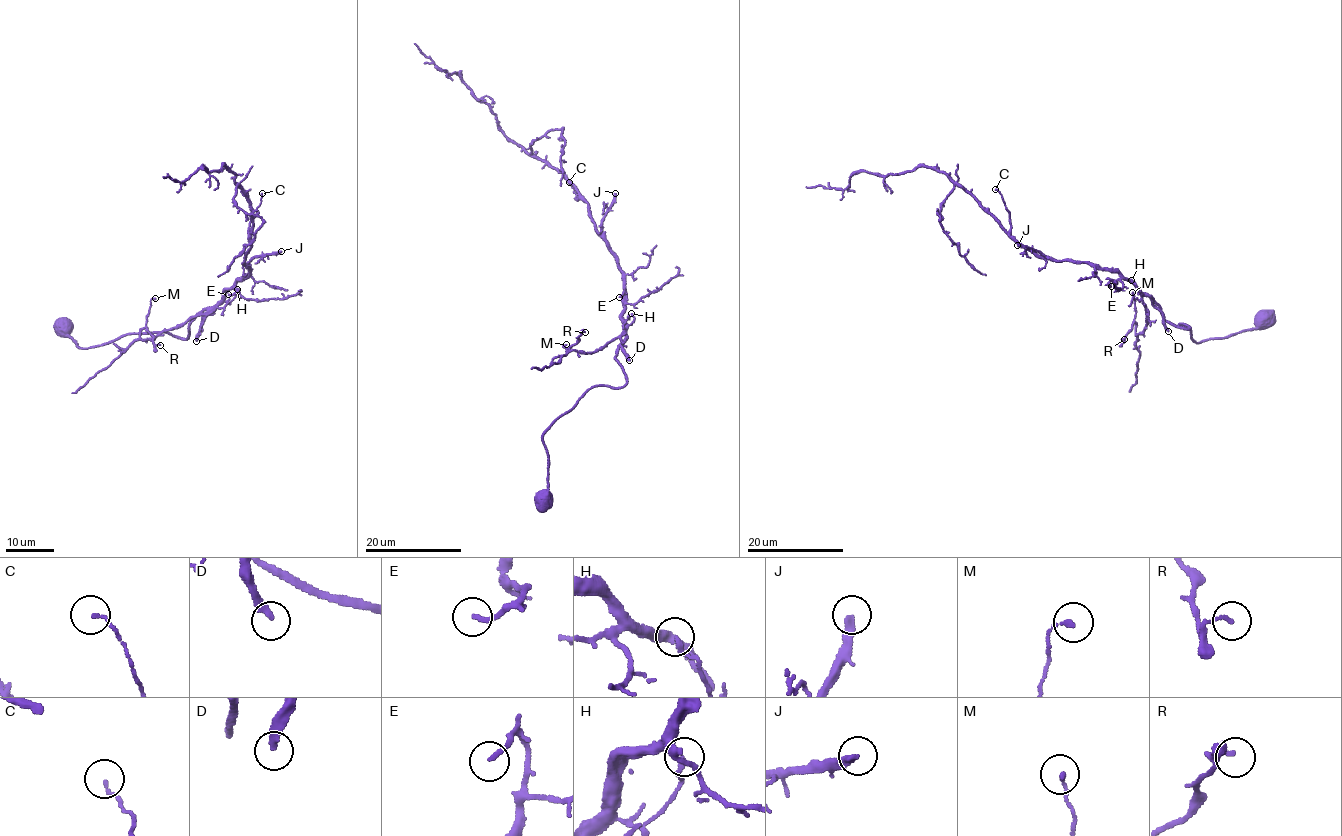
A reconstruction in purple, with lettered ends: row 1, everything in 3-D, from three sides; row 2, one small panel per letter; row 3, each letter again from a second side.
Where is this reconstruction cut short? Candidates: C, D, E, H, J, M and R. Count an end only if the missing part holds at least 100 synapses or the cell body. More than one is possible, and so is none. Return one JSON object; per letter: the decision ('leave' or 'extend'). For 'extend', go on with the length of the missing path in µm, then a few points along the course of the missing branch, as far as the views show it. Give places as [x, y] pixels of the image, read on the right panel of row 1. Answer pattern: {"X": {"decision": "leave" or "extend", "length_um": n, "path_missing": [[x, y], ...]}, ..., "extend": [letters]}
{"C": {"decision": "leave"}, "D": {"decision": "extend", "length_um": 130, "path_missing": [[1168, 331], [1184, 378], [1184, 421], [1196, 420], [1192, 370], [1238, 403], [1251, 373], [1290, 374]]}, "E": {"decision": "leave"}, "H": {"decision": "leave"}, "J": {"decision": "extend", "length_um": 60, "path_missing": [[1017, 245], [1007, 251], [1008, 310], [986, 336], [970, 370], [976, 385], [972, 426], [986, 448], [993, 474]]}, "M": {"decision": "leave"}, "R": {"decision": "leave"}, "extend": ["D", "J"]}

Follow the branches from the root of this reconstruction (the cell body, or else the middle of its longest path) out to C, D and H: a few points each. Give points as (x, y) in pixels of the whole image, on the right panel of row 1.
C: (1265, 320), (1197, 343), (1179, 325), (1190, 326), (1173, 326), (1119, 272), (1025, 249), (1010, 236), (995, 189)
D: (1265, 320), (1265, 327), (1197, 343), (1188, 327), (1179, 325), (1190, 326), (1173, 326), (1154, 303), (1168, 331)
H: (1265, 320), (1265, 327), (1197, 343), (1188, 327), (1179, 325), (1190, 326), (1173, 326), (1131, 280)

